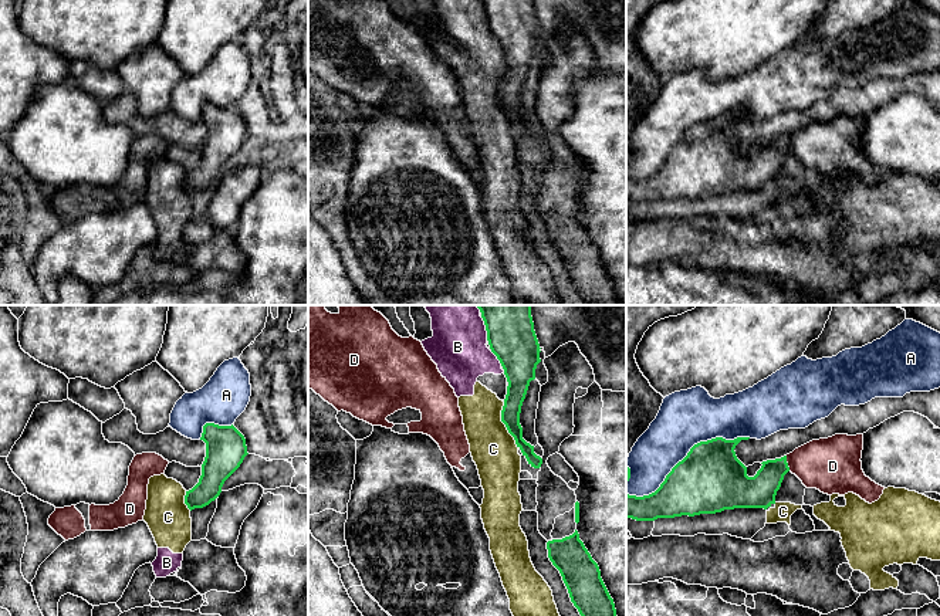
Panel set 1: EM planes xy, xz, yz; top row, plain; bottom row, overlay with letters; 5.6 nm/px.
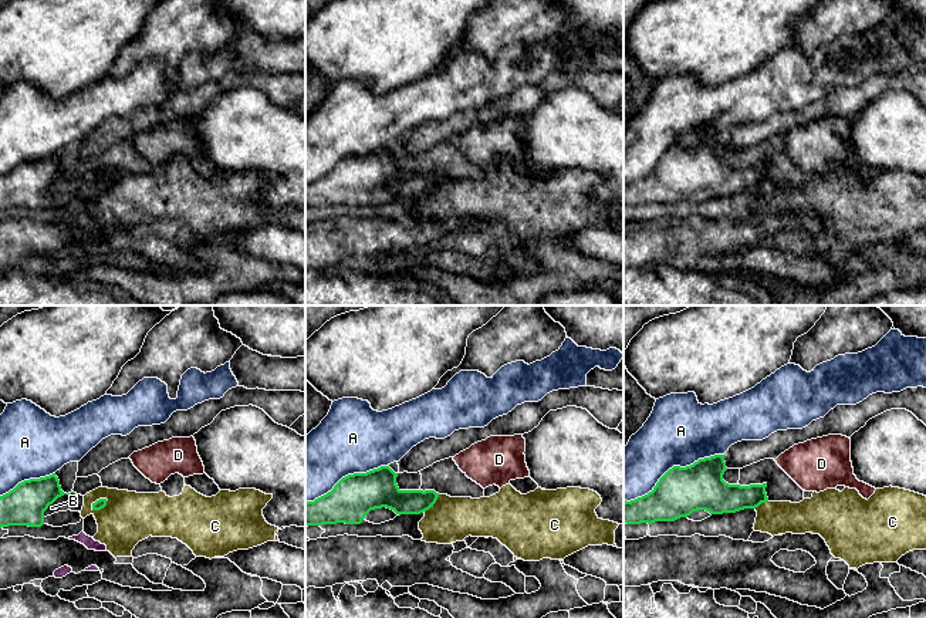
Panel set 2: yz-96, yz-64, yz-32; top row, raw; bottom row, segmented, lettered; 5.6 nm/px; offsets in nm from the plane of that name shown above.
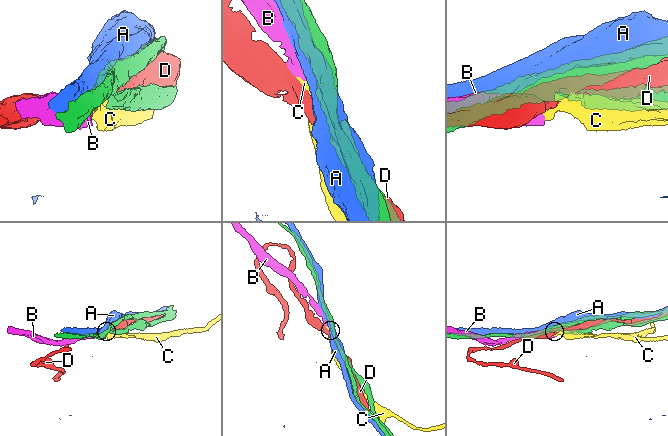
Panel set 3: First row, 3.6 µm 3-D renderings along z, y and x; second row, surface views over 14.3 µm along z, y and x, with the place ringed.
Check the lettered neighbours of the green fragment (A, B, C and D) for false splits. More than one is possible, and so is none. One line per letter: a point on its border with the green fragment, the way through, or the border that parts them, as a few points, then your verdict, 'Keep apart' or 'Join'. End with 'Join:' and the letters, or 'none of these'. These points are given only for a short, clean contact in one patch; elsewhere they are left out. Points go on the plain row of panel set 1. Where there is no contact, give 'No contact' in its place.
A: Touches green at yz (687, 136). Keep apart
B: Touches green at xz (486, 12). Keep apart
C: Touches green at xz (504, 105). Boundary: xz (503, 84), (501, 104), (517, 129). Keep apart
D: Touches green at yz (787, 145). Keep apart
Join: none of these

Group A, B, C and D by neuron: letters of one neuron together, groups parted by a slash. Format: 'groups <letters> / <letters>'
groups A / B C / D

